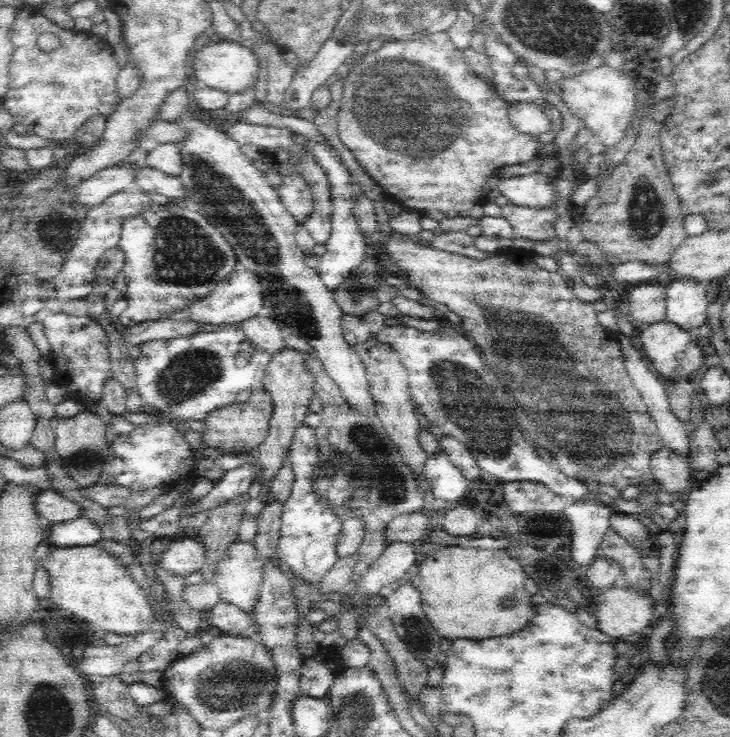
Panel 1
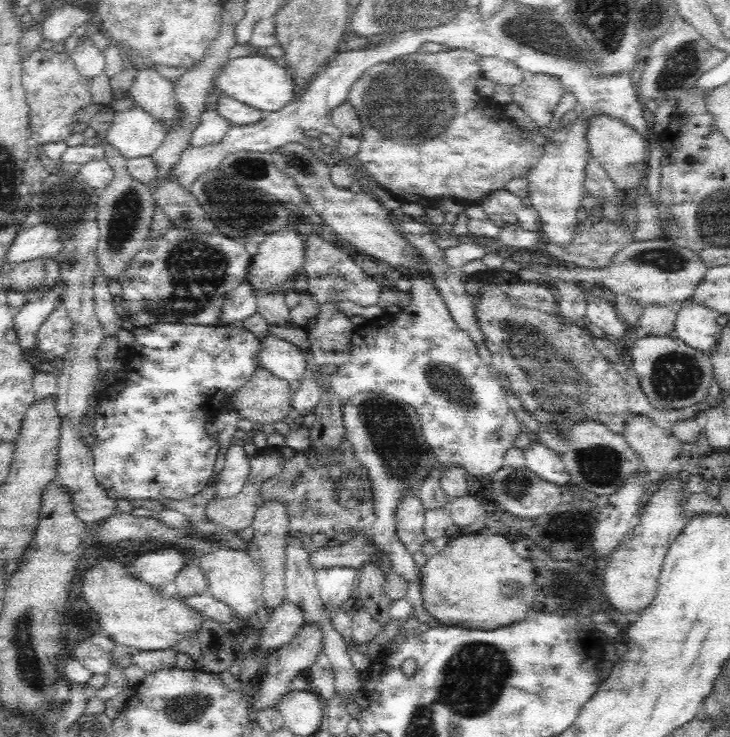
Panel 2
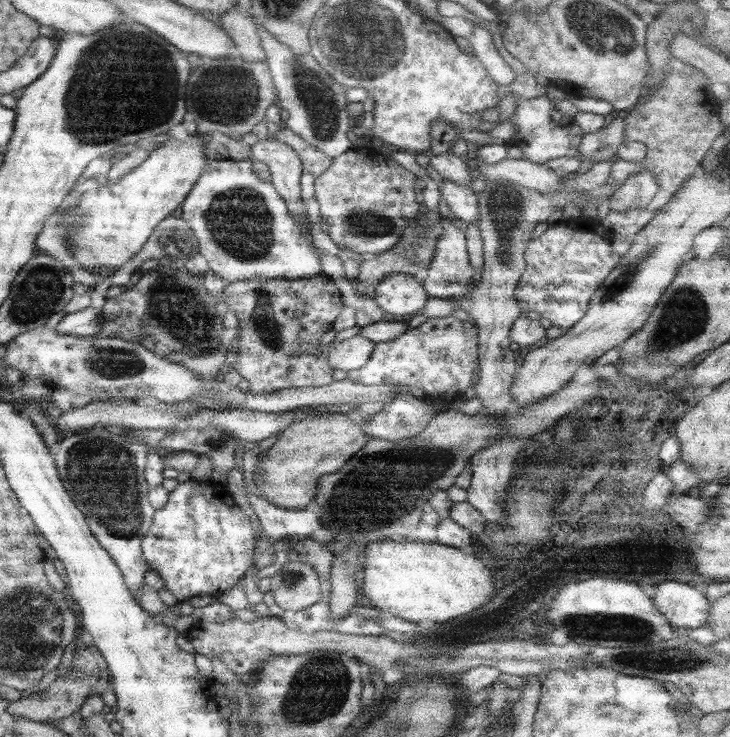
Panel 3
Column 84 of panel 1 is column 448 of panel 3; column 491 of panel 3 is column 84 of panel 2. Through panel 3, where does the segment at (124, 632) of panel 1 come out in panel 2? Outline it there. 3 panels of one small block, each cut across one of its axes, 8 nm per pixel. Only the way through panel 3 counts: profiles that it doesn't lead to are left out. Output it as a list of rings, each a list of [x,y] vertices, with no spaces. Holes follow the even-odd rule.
[[[100,559],[82,572],[81,594],[86,604],[98,614],[101,633],[110,636],[115,645],[124,645],[133,651],[156,651],[176,648],[184,637],[196,636],[201,627],[202,615],[190,608],[184,600],[164,597],[161,589],[154,588],[142,581],[134,573],[128,573],[127,566],[114,559]]]

